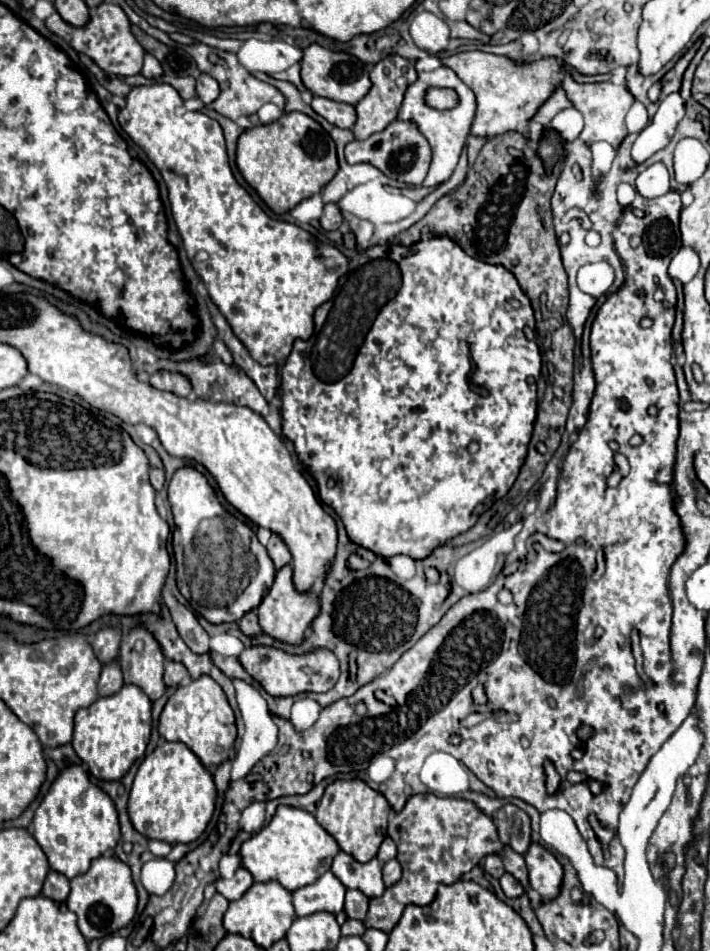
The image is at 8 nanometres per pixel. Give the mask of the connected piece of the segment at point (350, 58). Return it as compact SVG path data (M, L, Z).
M312 43L310 47L304 49L304 57L300 63L302 63L302 81L314 95L356 105L372 87L368 65L350 53L332 51L318 43Z

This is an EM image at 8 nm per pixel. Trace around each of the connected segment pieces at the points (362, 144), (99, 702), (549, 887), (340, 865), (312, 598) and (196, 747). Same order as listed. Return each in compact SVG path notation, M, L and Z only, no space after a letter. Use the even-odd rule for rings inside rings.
M392 121L384 131L374 133L364 141L352 141L346 145L346 161L350 165L370 163L376 169L380 169L384 175L396 181L404 181L408 185L422 185L430 167L430 157L432 153L428 141L422 137L416 125L408 121Z
M124 685L118 693L98 697L90 707L78 709L74 717L72 745L96 779L116 781L130 769L136 759L144 755L152 731L150 711L152 701L136 685Z
M530 843L524 857L530 887L538 891L544 901L556 897L558 881L562 881L562 865L556 861L556 857L550 851L546 851L540 843Z
M340 851L334 857L332 873L344 883L344 887L360 889L366 897L380 897L386 889L382 883L382 863L376 857L368 863L360 863L352 855Z
M284 565L282 569L278 569L274 585L270 587L268 595L262 599L262 603L256 607L258 619L260 619L260 627L264 633L268 633L270 637L284 641L284 643L298 643L304 637L306 627L310 627L310 621L318 615L318 597L312 589L308 591L298 591L292 583L292 567Z
M208 675L192 679L188 685L180 685L176 689L160 715L158 731L166 741L186 743L198 755L204 767L224 763L224 759L230 757L230 749L236 741L234 711L222 687Z

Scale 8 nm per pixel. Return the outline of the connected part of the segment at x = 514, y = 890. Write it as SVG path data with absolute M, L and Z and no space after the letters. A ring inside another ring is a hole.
M504 873L500 877L500 885L502 885L502 891L506 893L506 897L520 897L524 893L522 885L518 879L514 879L510 873Z

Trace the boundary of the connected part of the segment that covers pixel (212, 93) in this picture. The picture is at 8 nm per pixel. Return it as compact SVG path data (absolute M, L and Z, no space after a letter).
M202 73L198 79L196 79L196 95L202 103L212 103L218 95L220 95L220 87L218 87L218 81L212 79L208 73Z

